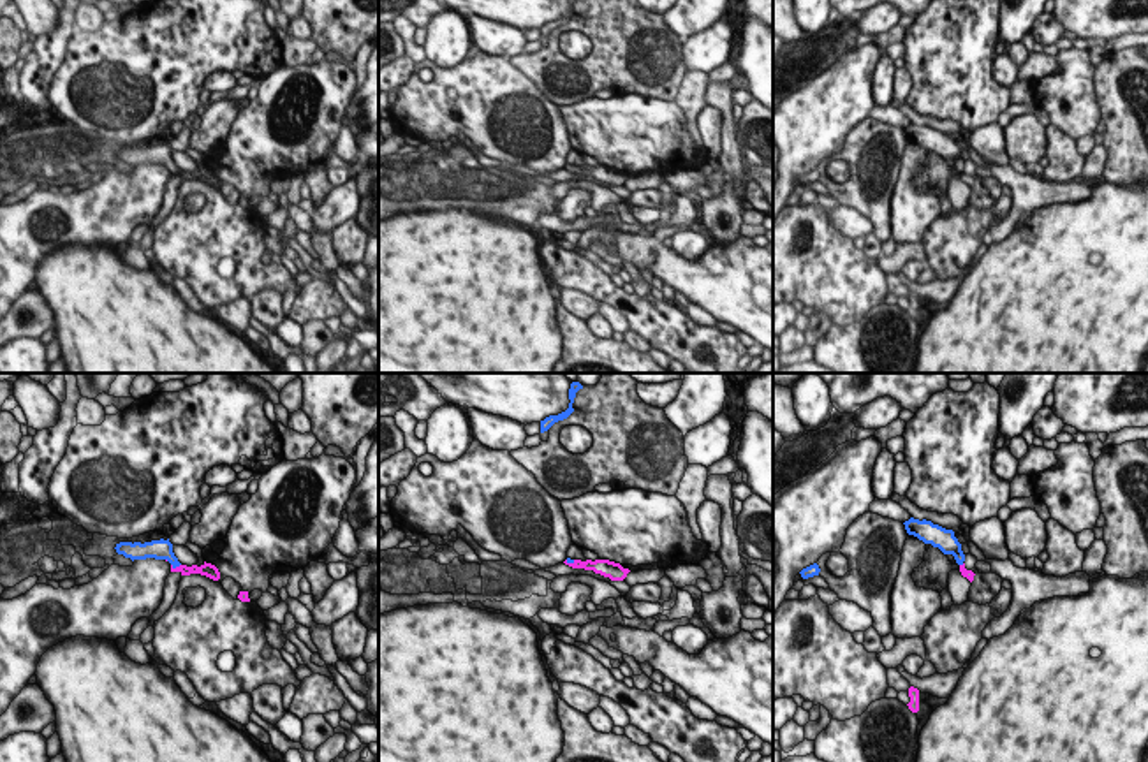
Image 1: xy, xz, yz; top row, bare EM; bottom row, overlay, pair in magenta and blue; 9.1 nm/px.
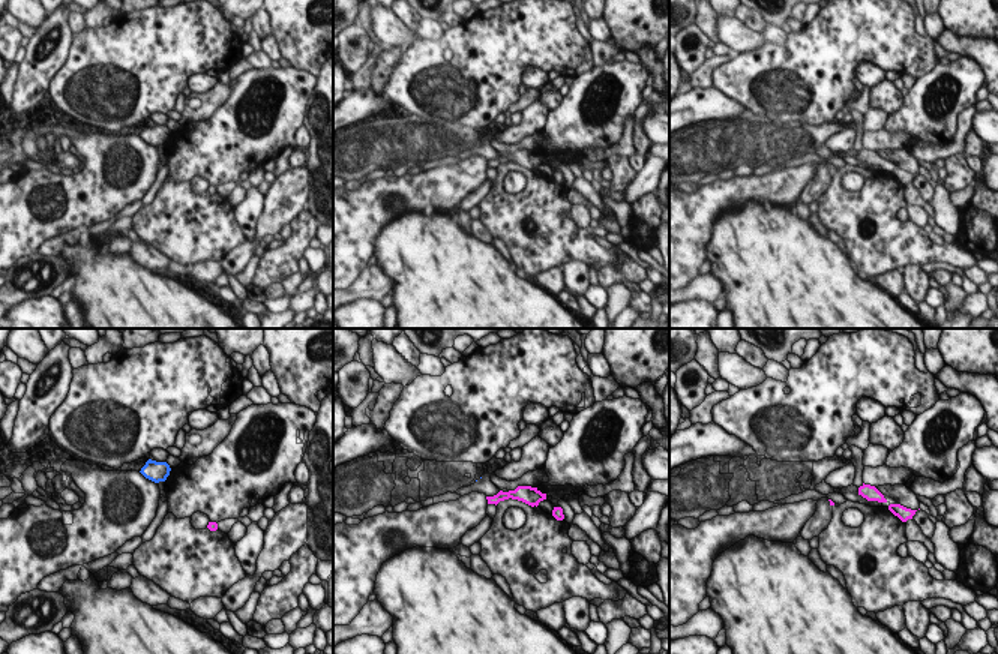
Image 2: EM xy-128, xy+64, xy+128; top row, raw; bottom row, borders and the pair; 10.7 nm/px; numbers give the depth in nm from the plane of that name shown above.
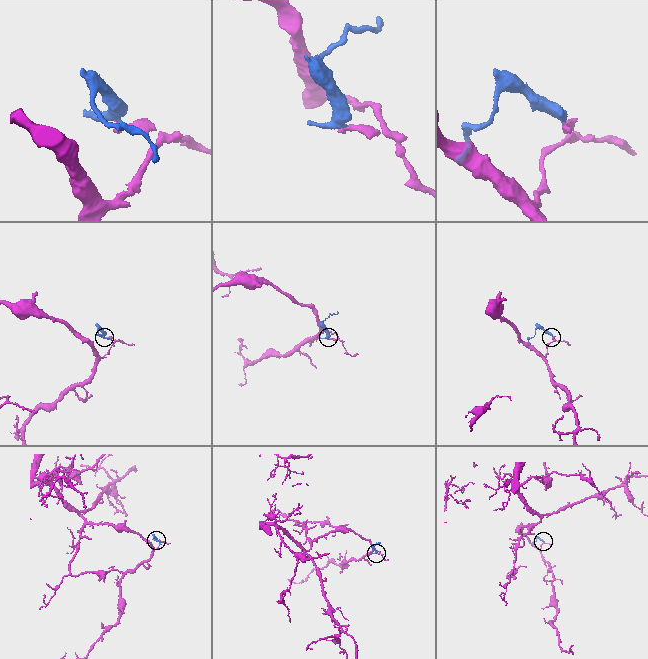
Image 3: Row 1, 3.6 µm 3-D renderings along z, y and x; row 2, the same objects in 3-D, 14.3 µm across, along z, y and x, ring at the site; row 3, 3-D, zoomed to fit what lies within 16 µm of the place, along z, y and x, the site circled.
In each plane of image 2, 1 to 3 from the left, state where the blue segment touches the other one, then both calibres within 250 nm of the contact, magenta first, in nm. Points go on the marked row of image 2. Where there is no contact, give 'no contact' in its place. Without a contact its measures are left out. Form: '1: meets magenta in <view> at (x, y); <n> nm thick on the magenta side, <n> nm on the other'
1: no contact
2: no contact
3: no contact

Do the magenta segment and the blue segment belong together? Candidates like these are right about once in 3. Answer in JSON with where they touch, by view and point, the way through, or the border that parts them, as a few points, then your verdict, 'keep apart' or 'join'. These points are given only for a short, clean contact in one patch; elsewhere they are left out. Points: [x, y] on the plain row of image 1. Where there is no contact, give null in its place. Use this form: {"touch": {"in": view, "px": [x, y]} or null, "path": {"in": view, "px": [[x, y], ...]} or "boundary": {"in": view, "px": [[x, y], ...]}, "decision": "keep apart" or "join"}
{"touch": {"in": "xy", "px": [176, 173]}, "path": {"in": "xy", "px": [[185, 176], [176, 173], [161, 155]]}, "decision": "join"}

